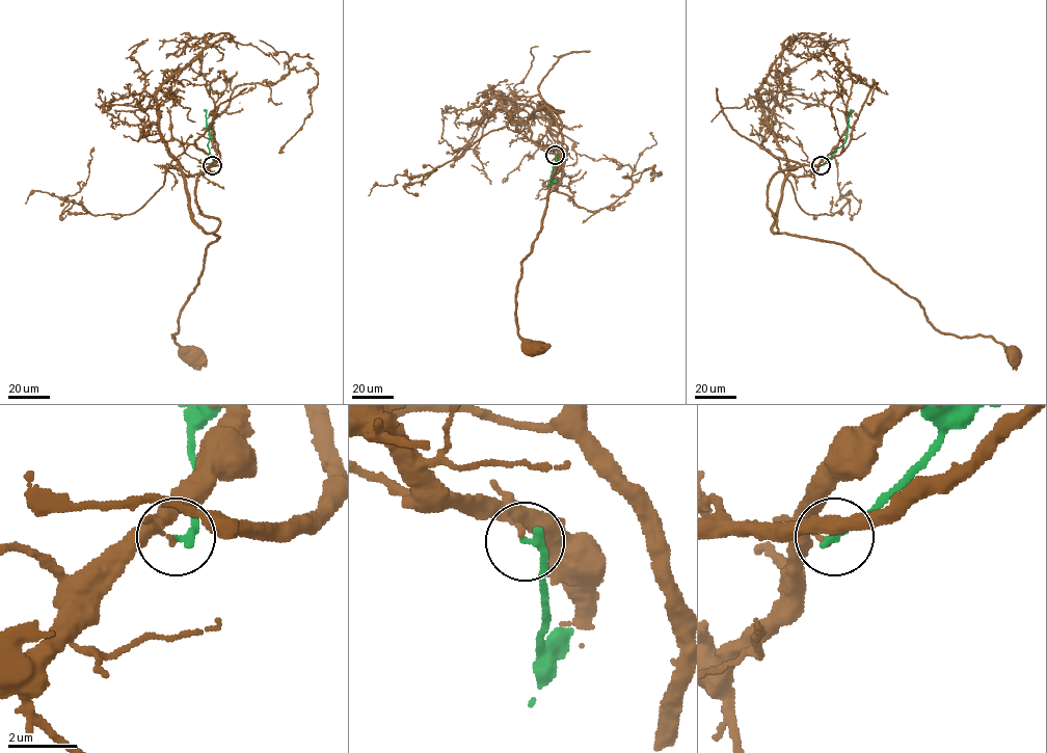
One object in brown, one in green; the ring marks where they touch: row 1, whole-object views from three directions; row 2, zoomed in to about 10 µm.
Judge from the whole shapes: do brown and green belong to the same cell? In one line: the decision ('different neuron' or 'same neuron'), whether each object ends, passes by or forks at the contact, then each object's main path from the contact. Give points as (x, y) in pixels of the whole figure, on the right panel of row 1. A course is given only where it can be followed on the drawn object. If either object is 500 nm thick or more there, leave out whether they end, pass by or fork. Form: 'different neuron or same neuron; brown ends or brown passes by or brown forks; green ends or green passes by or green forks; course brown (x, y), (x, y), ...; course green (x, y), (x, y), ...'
different neuron; brown ends; green ends; course brown (820, 166), (787, 177), (772, 231), (852, 248), (913, 297), (936, 328), (991, 335), (1012, 351); course green (820, 165), (846, 141), (851, 109)

